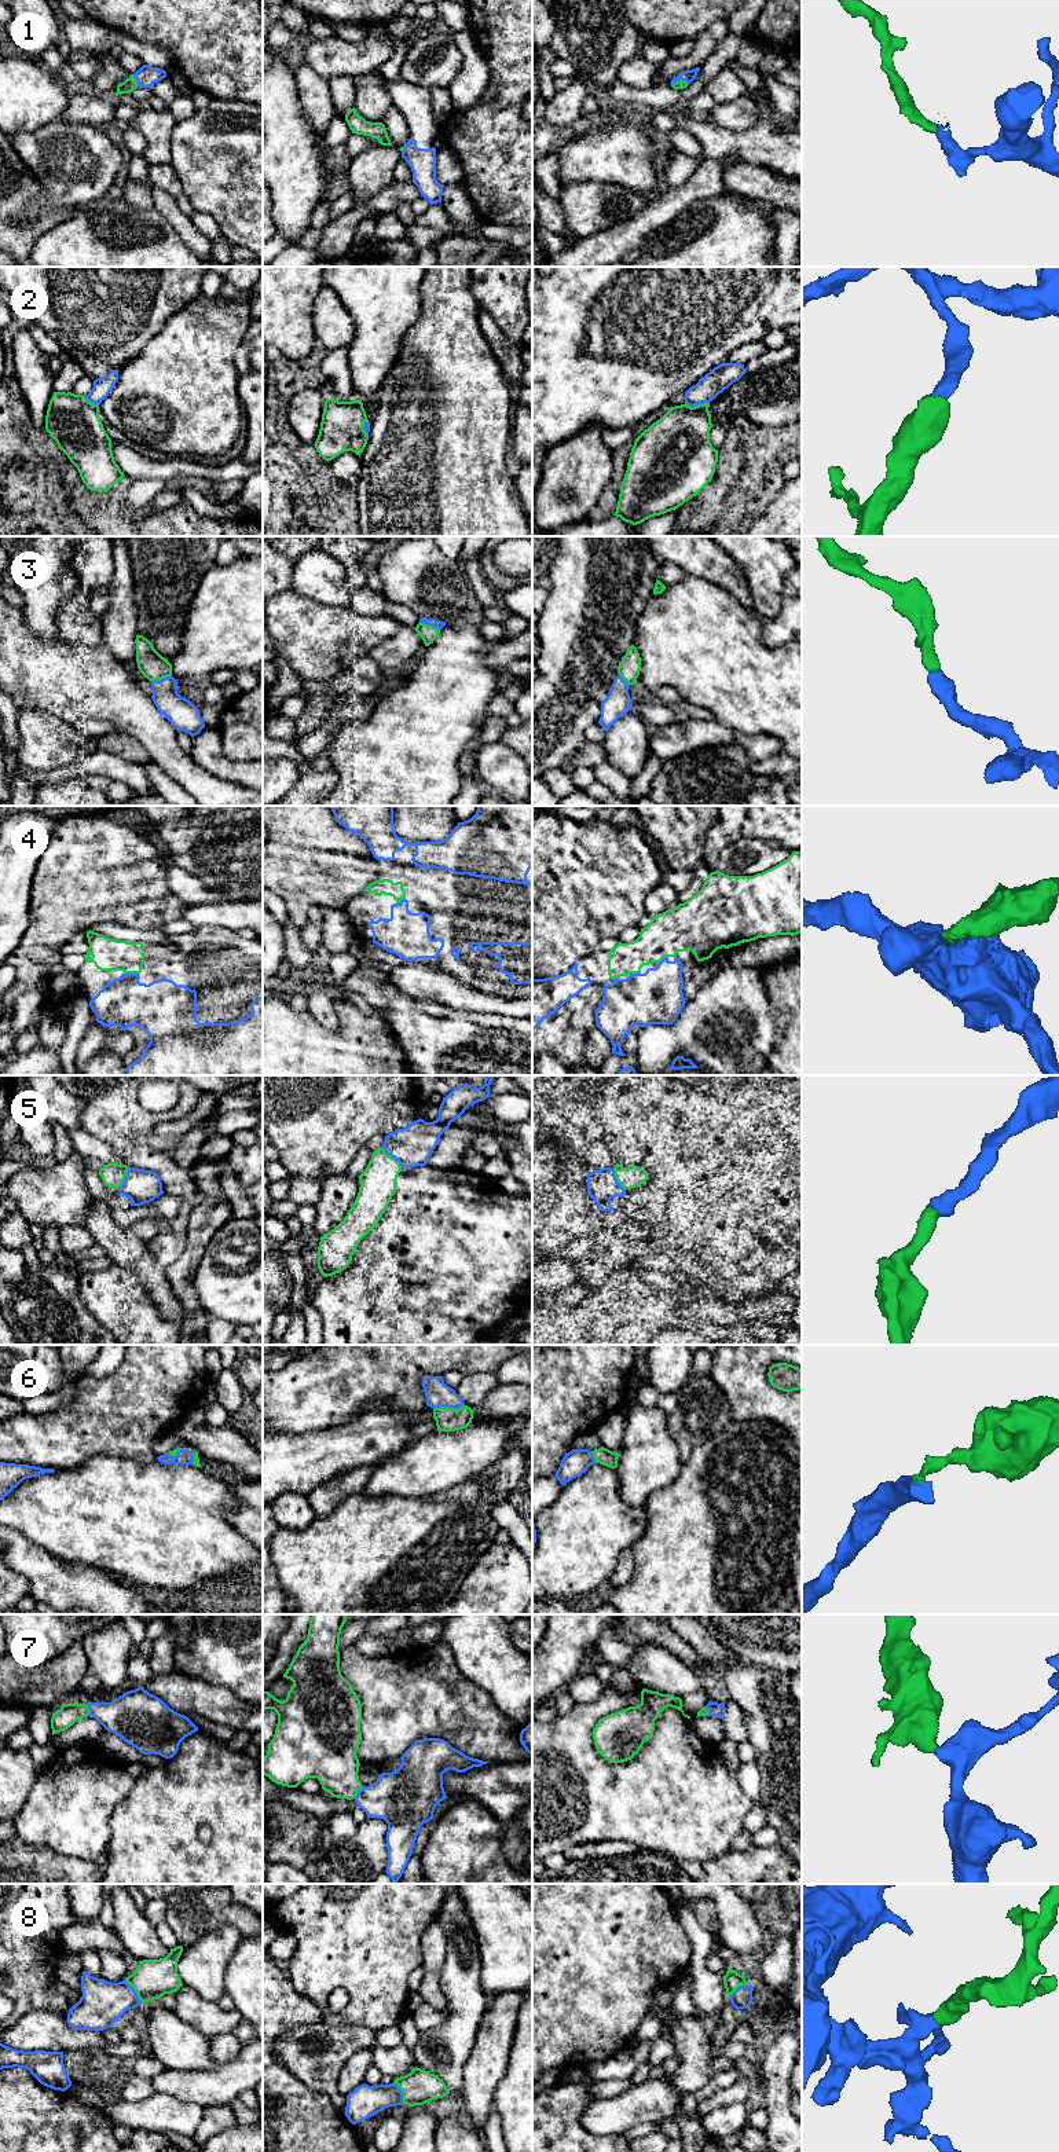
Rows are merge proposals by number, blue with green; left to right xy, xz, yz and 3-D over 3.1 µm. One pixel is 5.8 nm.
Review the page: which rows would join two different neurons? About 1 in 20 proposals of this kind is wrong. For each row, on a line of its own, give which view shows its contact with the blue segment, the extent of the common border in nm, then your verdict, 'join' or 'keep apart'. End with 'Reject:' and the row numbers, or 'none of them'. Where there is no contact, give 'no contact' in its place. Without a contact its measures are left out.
1: yz | 100 nm | join
2: yz | 140 nm | join
3: xy | 130 nm | join
4: xy | 90 nm | join
5: xz | 170 nm | join
6: xz | 190 nm | join
7: xz | 90 nm | join
8: xy | 170 nm | join
Reject: none of them

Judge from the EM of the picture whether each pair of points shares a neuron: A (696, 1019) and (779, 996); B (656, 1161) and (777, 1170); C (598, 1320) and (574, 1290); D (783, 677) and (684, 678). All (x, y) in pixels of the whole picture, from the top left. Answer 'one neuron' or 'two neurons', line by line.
A: two neurons
B: one neuron
C: two neurons
D: one neuron

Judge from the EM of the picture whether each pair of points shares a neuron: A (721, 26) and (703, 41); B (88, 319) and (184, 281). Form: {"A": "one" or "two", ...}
{"A": "one", "B": "one"}

